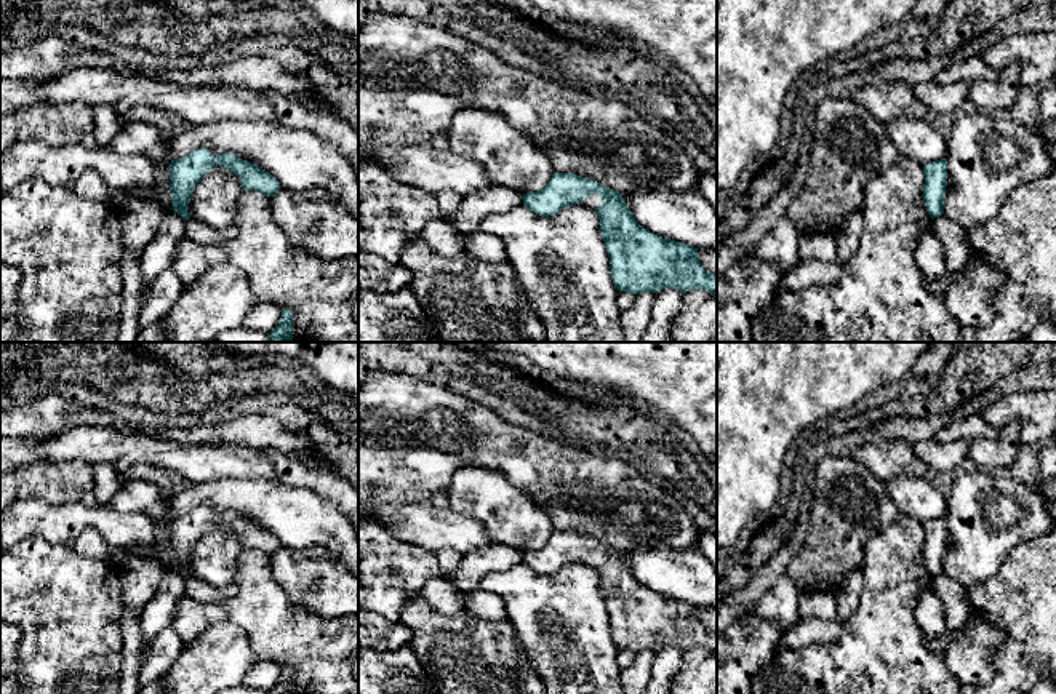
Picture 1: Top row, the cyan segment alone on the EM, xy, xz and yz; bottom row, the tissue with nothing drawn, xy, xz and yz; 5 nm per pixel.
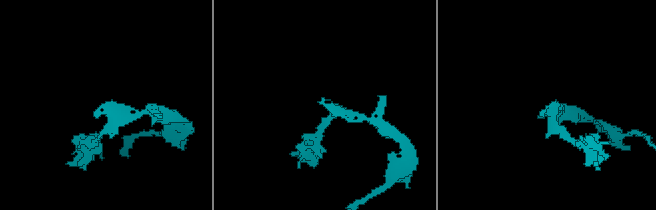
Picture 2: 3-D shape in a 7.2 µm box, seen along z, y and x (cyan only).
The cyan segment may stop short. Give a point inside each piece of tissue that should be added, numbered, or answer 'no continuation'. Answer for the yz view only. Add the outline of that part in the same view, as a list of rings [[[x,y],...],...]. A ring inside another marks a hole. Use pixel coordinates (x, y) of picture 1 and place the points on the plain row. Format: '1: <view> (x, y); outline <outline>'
no continuation

